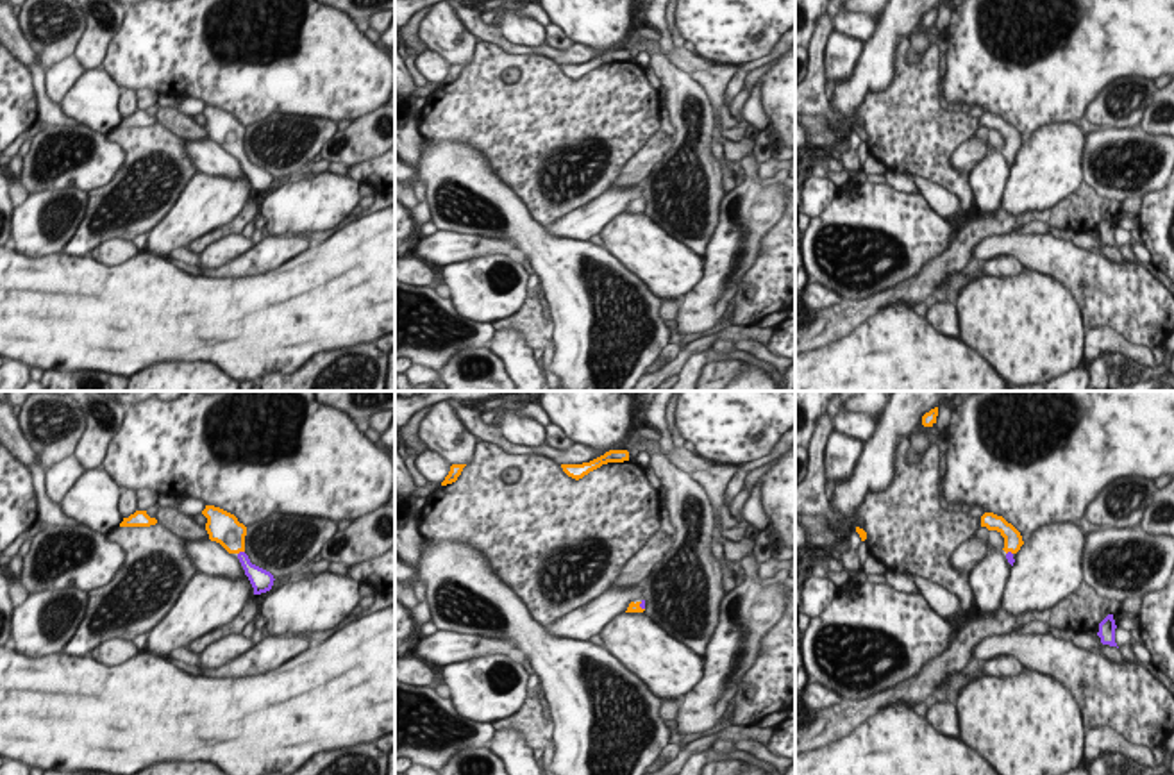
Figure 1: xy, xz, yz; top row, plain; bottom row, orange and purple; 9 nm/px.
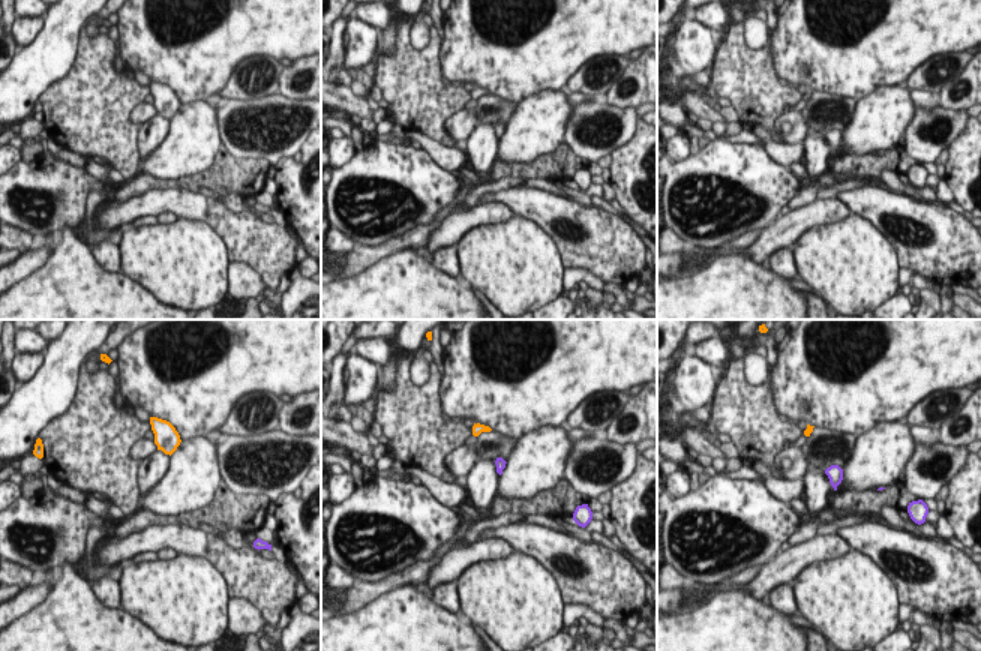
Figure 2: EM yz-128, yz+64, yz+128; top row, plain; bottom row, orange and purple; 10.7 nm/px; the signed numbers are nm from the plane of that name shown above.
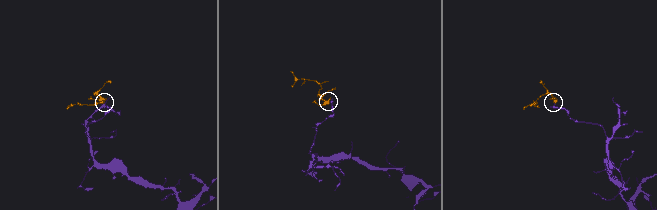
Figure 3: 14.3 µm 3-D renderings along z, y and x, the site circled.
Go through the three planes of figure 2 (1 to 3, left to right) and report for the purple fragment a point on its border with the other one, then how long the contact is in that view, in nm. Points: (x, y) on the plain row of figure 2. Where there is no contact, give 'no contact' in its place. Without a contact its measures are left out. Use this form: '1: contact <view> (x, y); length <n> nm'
1: no contact
2: no contact
3: no contact

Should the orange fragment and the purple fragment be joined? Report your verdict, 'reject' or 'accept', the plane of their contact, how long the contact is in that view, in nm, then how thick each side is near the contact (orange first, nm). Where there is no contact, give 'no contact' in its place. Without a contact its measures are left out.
accept; meets orange in xy; contact 70 nm long; 280 nm thick on the orange side, 140 nm on the other

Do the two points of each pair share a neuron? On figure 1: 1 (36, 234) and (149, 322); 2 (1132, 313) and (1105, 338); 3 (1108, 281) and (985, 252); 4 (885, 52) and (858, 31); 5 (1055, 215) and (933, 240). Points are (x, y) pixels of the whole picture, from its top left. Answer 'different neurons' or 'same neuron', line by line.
1: different neurons
2: different neurons
3: same neuron
4: different neurons
5: different neurons

